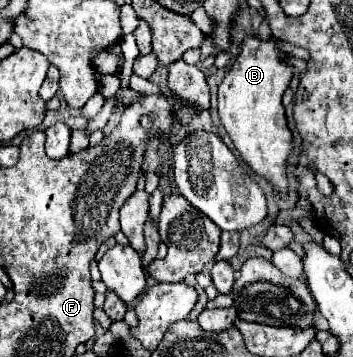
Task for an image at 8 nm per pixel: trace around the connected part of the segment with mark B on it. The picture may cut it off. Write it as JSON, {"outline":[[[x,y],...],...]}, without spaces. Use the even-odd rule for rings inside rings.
{"outline":[[[246,38],[242,44],[242,52],[240,56],[234,60],[234,64],[230,66],[230,72],[226,74],[226,78],[222,80],[220,88],[218,88],[218,114],[220,120],[230,136],[230,140],[234,142],[236,150],[240,152],[240,156],[244,158],[244,162],[262,178],[266,178],[274,190],[280,194],[282,200],[288,198],[288,160],[292,156],[294,150],[294,142],[292,142],[292,132],[288,128],[286,116],[284,116],[284,106],[282,106],[282,94],[290,84],[292,78],[292,68],[280,62],[282,52],[276,48],[274,38],[268,40],[260,40],[260,38]]]}

